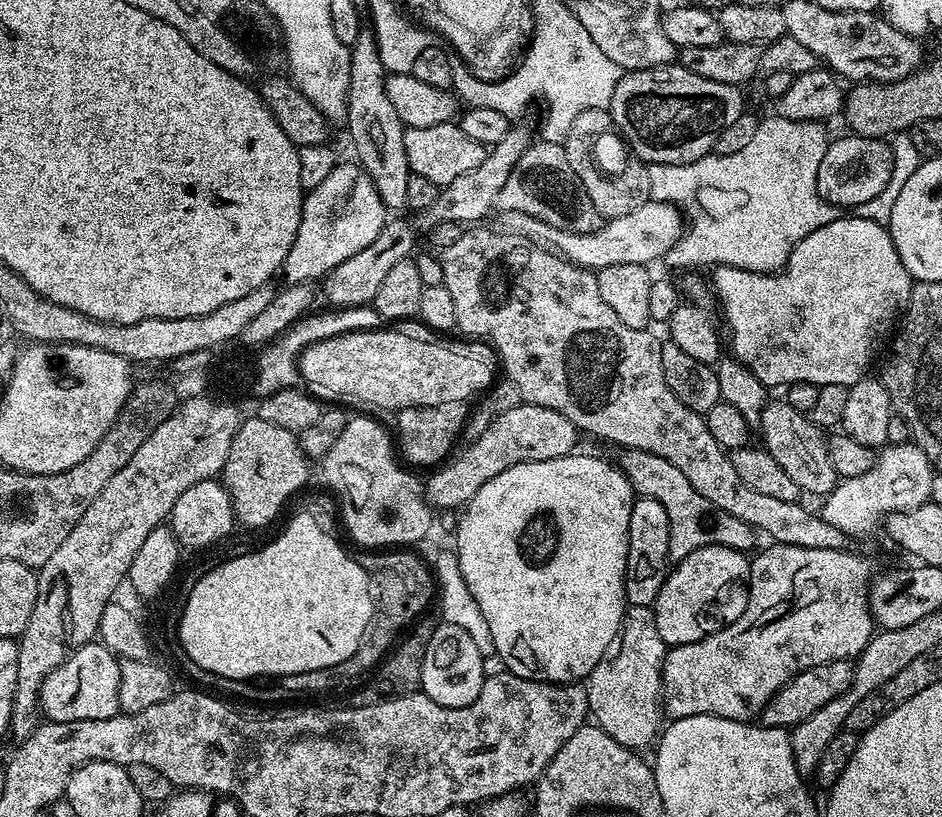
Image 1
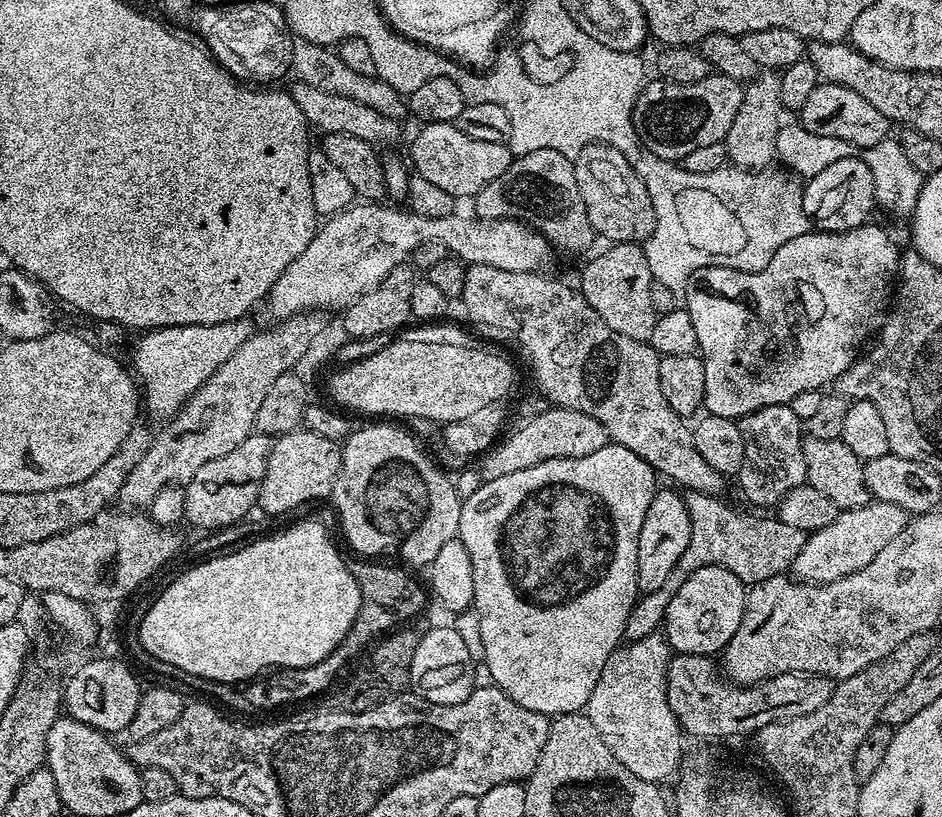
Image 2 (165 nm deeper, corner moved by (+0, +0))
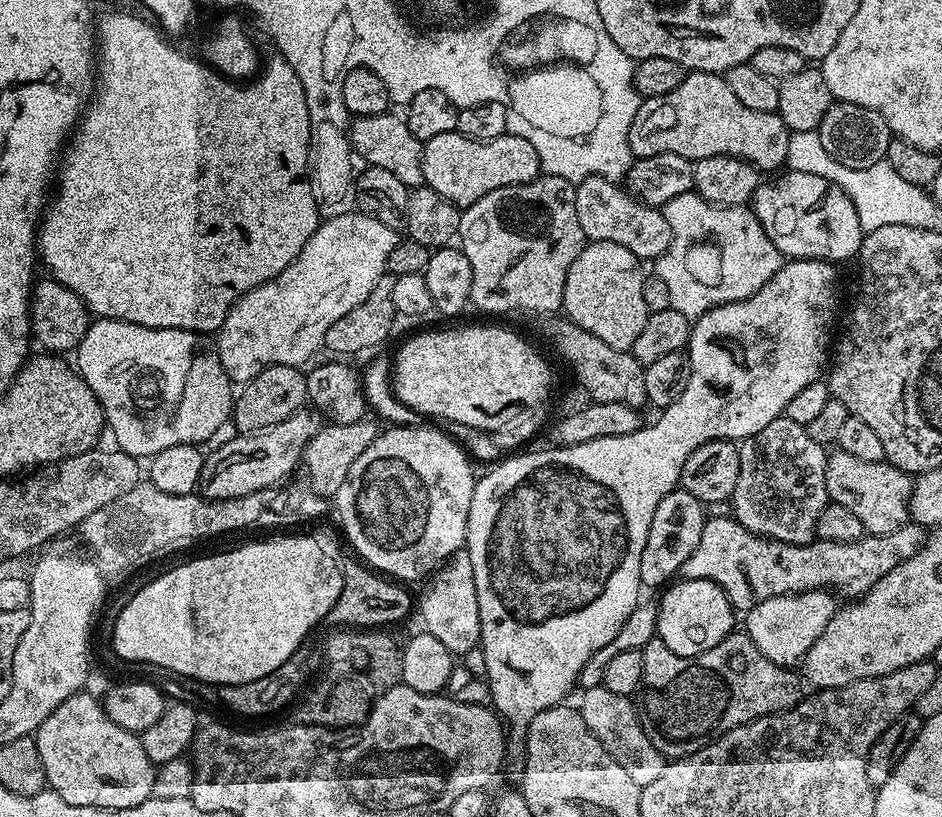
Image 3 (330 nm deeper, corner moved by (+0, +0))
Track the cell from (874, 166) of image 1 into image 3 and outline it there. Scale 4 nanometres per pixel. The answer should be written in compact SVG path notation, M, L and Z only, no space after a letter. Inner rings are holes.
M785 171L780 175L772 178L777 178L777 180L772 180L769 184L768 181L762 182L756 187L756 192L752 195L752 199L750 201L750 207L754 215L758 218L758 222L762 226L762 230L766 230L766 234L770 238L770 242L774 242L774 246L779 250L781 257L787 258L788 260L827 260L829 262L837 262L836 260L848 260L851 256L853 259L853 257L855 257L860 251L861 242L864 241L864 231L858 222L858 210L854 206L854 202L850 202L848 195L834 182L830 182L826 178L818 178L818 174L802 174L801 172Z

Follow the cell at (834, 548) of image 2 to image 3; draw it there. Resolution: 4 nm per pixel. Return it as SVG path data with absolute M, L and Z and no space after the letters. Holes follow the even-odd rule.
M828 590L791 592L788 596L766 598L747 609L745 616L748 617L745 618L742 628L754 642L754 646L758 646L758 650L770 662L780 664L783 668L792 668L803 661L810 646L814 646L822 630L826 630L838 607L838 600L835 599L837 597Z

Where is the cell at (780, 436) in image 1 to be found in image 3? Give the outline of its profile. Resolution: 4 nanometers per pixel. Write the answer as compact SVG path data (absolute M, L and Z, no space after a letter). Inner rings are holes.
M836 450L828 457L826 466L826 490L829 501L846 506L850 514L862 522L865 533L869 536L894 534L904 524L909 523L908 507L912 497L914 480L909 473L895 468L884 460L878 462L861 462L854 454Z

